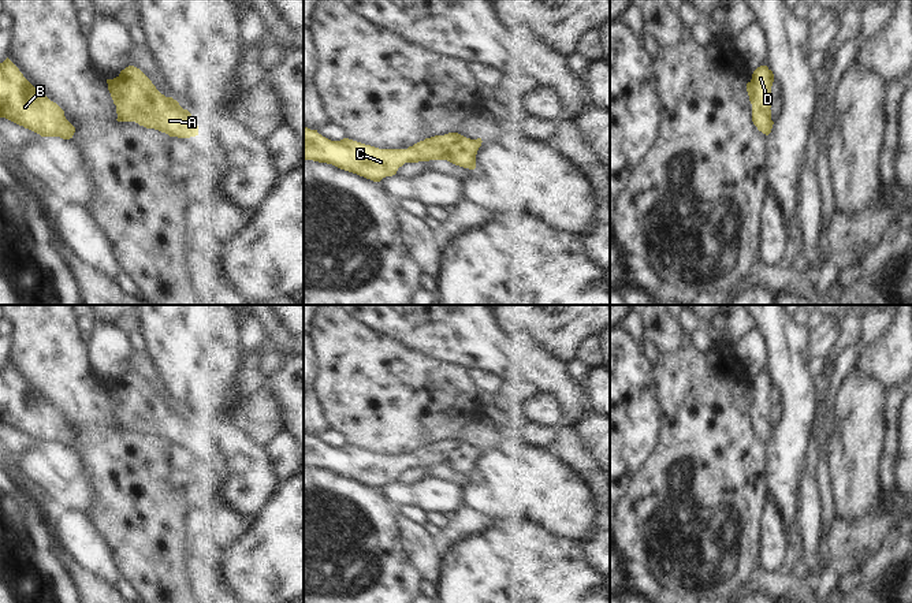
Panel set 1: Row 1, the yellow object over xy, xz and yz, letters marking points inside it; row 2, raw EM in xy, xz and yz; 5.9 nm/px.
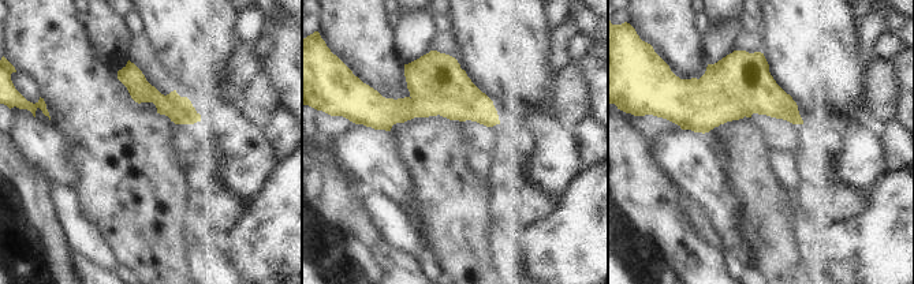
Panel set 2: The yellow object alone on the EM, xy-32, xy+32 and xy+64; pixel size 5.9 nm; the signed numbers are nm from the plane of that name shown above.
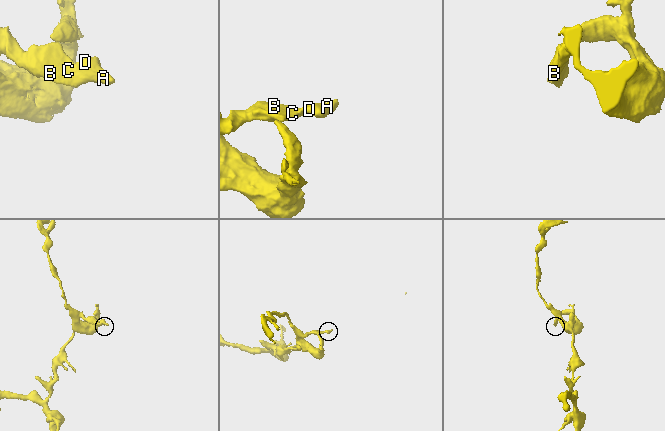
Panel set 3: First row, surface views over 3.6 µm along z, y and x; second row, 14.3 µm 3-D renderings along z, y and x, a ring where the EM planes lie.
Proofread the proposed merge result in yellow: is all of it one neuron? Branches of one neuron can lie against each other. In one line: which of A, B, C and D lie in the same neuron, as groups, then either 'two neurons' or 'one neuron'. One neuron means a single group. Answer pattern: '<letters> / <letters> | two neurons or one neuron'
A B C D | one neuron

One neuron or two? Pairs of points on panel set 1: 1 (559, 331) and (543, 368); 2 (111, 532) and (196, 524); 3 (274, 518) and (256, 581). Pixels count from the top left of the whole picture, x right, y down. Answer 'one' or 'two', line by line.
1: two
2: two
3: one

